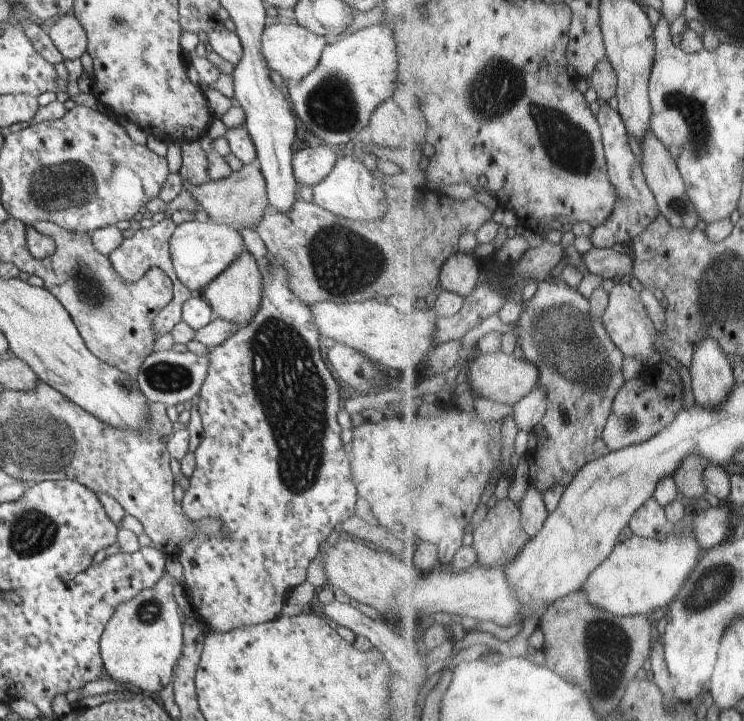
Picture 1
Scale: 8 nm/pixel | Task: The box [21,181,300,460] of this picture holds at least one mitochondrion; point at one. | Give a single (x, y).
(165, 377)

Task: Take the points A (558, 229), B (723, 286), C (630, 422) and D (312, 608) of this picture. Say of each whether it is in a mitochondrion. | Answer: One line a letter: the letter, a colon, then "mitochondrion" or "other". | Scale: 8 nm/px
A: other
B: mitochondrion
C: other
D: other

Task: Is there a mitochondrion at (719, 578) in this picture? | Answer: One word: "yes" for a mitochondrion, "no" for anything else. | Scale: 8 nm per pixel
yes

